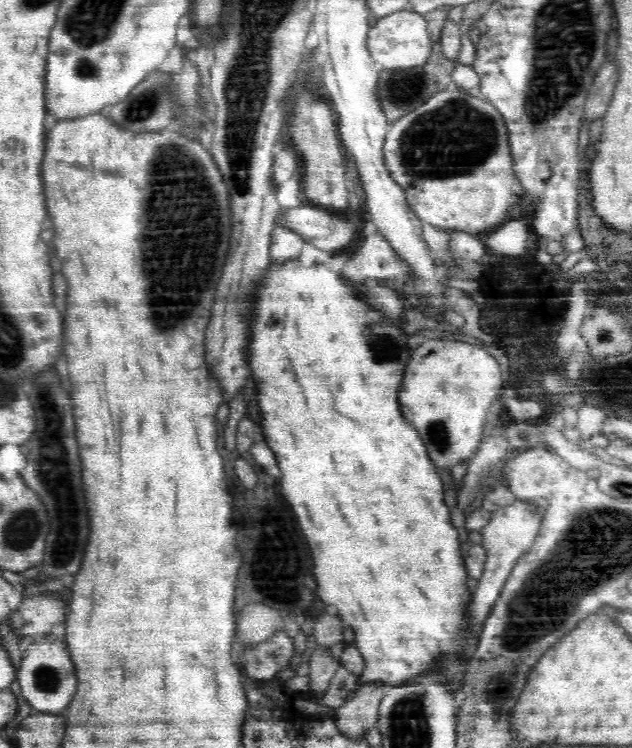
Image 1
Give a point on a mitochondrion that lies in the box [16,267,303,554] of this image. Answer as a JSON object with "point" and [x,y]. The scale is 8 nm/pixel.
{"point":[53,469]}

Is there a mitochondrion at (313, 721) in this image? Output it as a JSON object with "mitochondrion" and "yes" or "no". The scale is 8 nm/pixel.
{"mitochondrion":"no"}

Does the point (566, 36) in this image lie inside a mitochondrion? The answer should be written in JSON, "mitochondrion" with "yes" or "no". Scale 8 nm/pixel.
{"mitochondrion":"yes"}

